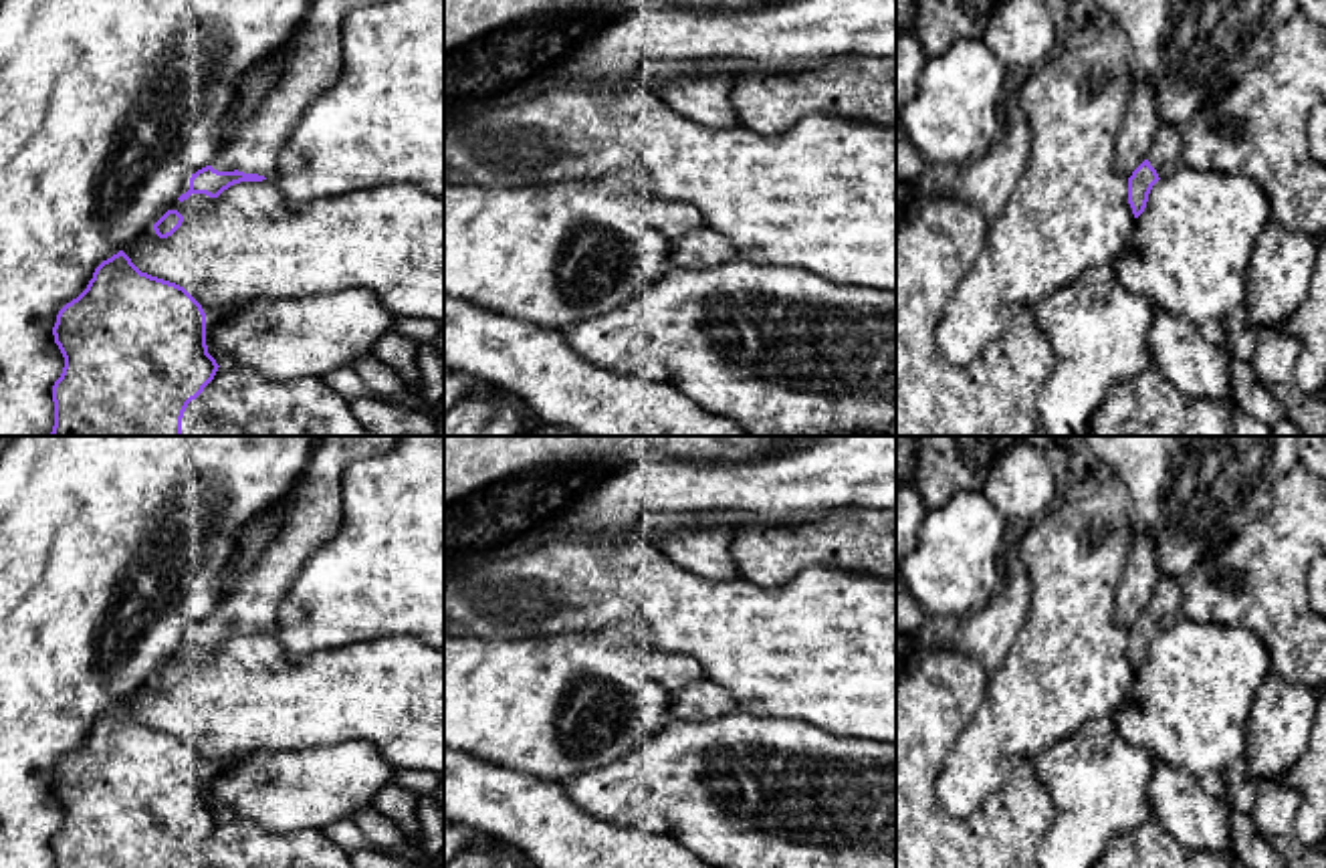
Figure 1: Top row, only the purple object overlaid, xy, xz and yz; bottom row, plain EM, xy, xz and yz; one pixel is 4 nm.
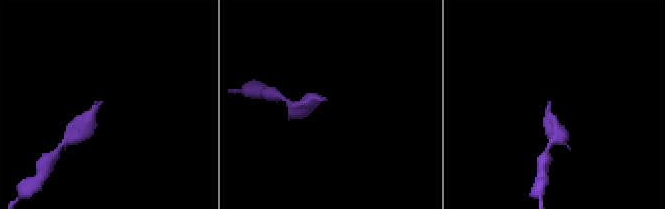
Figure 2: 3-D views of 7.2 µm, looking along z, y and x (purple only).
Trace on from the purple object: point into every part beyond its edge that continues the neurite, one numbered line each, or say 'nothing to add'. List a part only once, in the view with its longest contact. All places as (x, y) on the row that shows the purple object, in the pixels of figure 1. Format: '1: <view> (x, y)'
1: xy (315, 63)

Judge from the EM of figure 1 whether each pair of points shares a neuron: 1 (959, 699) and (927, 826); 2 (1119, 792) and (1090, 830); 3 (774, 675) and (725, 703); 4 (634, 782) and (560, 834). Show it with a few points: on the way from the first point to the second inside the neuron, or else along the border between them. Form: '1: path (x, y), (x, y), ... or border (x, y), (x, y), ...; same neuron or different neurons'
1: path (927, 731), (921, 737), (921, 794); same neuron
2: path (1109, 802), (1090, 820); same neuron
3: border (705, 677), (719, 683), (731, 695), (737, 711); different neurons
4: border (562, 784), (568, 798), (580, 810), (632, 830); different neurons

